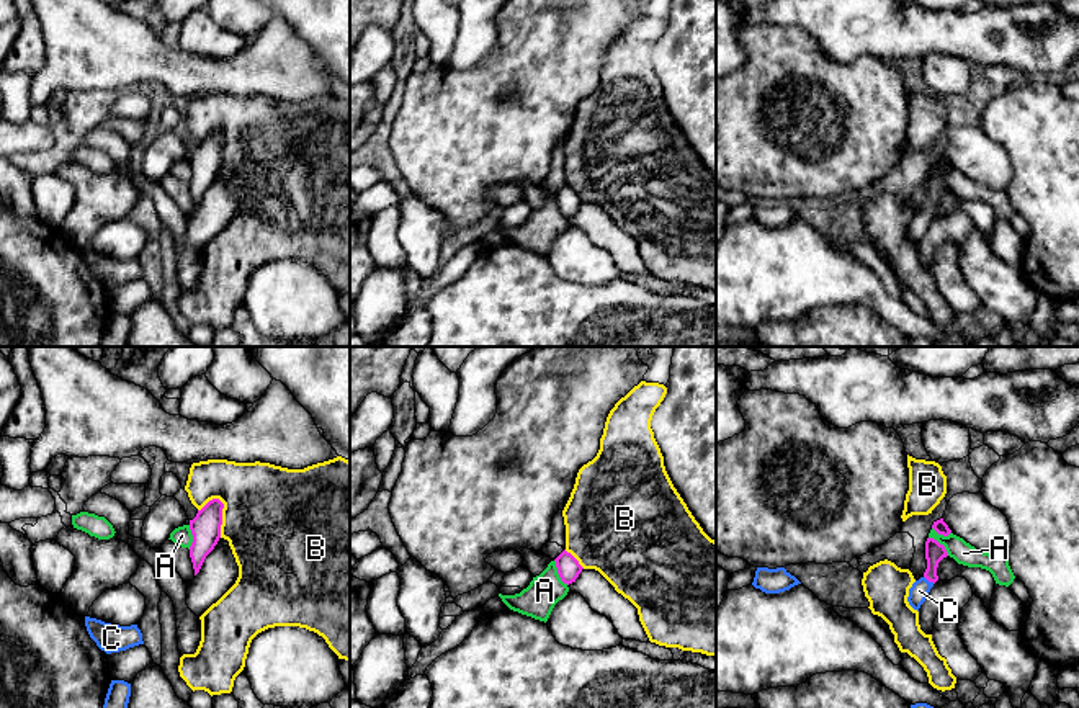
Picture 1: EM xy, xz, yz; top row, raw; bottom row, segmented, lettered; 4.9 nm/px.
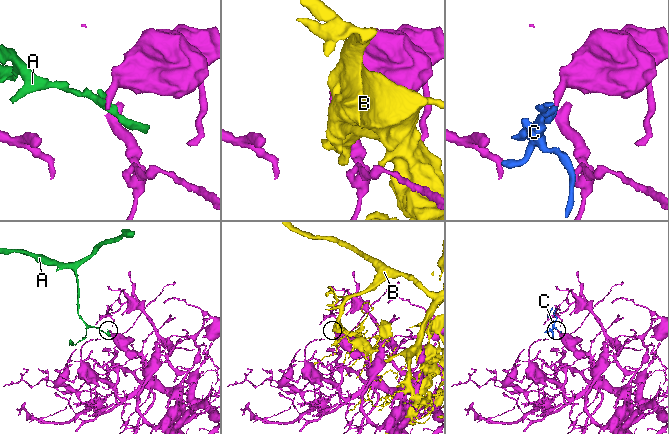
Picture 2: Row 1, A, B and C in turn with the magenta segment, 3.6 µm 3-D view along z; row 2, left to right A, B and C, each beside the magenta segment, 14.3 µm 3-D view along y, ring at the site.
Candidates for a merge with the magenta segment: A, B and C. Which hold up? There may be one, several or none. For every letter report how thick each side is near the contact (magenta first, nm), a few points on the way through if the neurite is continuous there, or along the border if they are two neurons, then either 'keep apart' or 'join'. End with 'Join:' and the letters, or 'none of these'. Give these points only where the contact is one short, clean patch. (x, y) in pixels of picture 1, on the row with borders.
A: calibres 110 and 170 nm; border xz (555, 560), (558, 576), (568, 584); keep apart
B: calibres 150 and 480 nm; keep apart
C: calibres 100 and 90 nm; way yz (934, 551), (929, 581), (919, 591); join
Join: C

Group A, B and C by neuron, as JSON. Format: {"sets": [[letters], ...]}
{"sets": [["A"], ["B"], ["C"]]}

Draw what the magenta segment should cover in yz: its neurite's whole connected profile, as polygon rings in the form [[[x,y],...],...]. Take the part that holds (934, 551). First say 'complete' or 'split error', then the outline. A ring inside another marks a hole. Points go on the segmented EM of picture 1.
split error; [[[927,538],[925,541],[925,559],[927,559],[927,569],[924,576],[912,584],[909,589],[907,602],[909,605],[919,612],[920,605],[925,602],[930,589],[938,580],[937,567],[938,562],[947,558],[948,553],[943,544],[940,544],[933,538]]]

